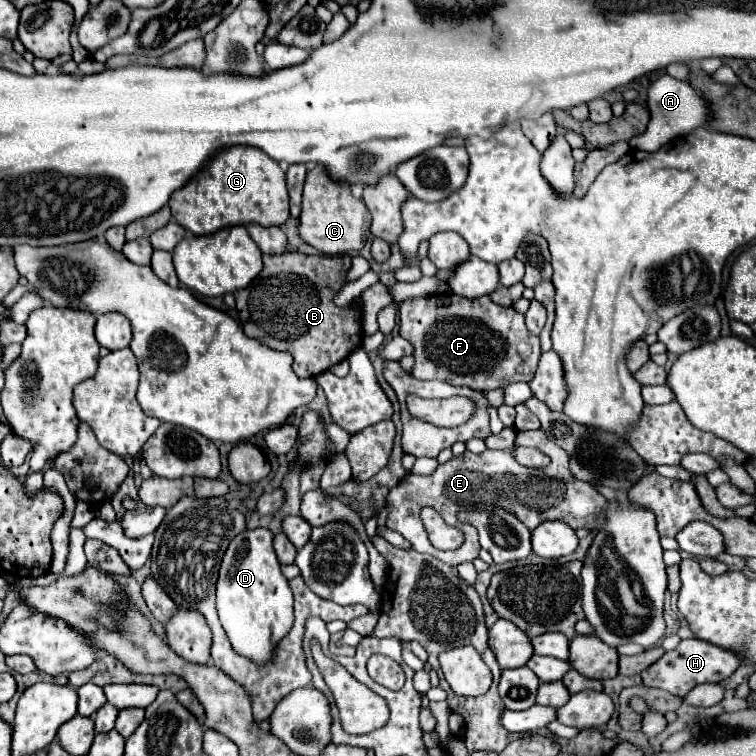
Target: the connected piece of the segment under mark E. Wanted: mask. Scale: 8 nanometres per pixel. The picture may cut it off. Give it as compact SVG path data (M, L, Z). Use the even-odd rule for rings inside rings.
M529 430L529 432L517 432L515 448L529 446L537 448L543 454L551 458L551 464L547 468L525 468L519 462L515 462L513 450L485 450L483 454L465 452L463 456L455 456L445 464L439 464L437 470L429 476L413 474L409 472L389 494L387 494L387 522L385 526L393 532L399 532L403 538L407 538L413 544L413 550L431 554L445 564L457 566L461 562L473 562L479 556L479 538L477 530L471 524L463 524L457 520L457 512L465 510L479 510L485 506L501 506L505 510L511 510L517 514L517 518L529 528L535 530L539 524L547 520L561 520L569 524L573 530L587 528L597 530L605 522L605 506L607 500L587 482L575 480L569 470L569 458L563 448L559 448L553 440L547 438L543 430ZM421 508L435 508L447 524L459 526L459 530L465 534L465 542L459 550L443 552L431 546L427 538L427 530L421 522Z

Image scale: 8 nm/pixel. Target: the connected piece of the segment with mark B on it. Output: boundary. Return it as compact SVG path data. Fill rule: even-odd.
M279 254L263 256L263 270L259 276L243 290L235 292L239 322L247 336L261 340L269 348L289 352L295 360L295 374L301 378L313 378L333 364L345 360L353 350L363 344L361 332L361 310L351 304L347 308L337 308L333 304L335 294L345 284L345 274L351 266L349 256L305 256L305 254Z

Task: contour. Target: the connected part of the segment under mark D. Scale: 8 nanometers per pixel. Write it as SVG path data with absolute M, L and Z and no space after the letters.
M267 528L245 530L237 534L219 568L217 580L217 614L231 648L263 666L275 658L275 648L293 624L293 594L287 578L281 574L281 564L273 550L273 534Z

